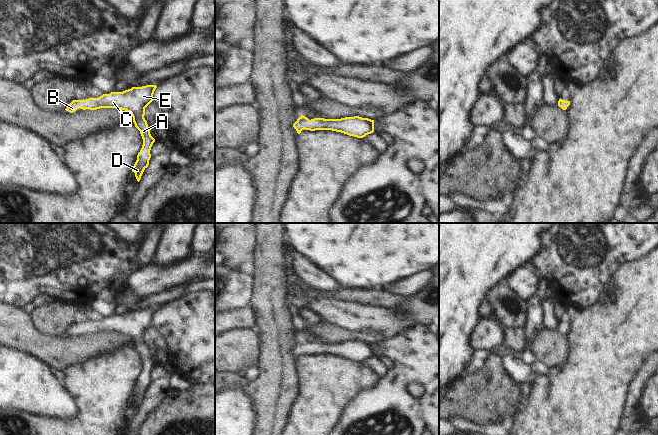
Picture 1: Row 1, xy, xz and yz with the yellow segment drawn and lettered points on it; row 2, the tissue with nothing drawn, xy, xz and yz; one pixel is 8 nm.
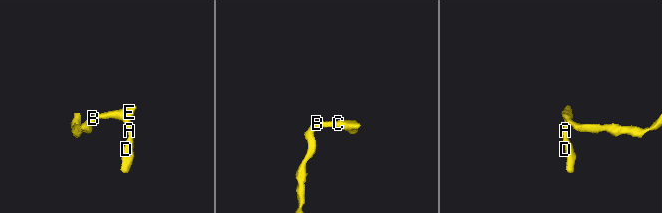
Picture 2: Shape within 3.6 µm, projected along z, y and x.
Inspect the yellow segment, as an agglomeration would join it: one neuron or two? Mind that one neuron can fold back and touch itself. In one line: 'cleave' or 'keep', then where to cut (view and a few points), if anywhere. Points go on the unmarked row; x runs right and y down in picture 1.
keep; no cut

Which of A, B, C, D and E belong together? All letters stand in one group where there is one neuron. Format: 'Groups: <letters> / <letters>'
Groups: A B C D E.

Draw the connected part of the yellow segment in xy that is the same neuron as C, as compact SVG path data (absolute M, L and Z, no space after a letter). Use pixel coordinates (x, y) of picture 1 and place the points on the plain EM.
M146 309L142 311L132 311L123 316L111 316L103 318L98 322L89 322L86 324L73 324L66 335L73 337L77 333L96 334L100 332L118 332L130 336L133 341L135 351L140 355L143 363L143 369L137 379L137 384L133 390L132 396L139 406L144 394L149 389L151 382L150 374L155 366L151 360L147 345L144 342L145 332L153 325L153 318L156 309Z

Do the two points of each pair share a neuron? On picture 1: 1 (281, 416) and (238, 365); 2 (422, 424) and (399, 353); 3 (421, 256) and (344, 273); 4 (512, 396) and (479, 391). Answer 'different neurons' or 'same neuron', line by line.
1: different neurons
2: same neuron
3: same neuron
4: same neuron

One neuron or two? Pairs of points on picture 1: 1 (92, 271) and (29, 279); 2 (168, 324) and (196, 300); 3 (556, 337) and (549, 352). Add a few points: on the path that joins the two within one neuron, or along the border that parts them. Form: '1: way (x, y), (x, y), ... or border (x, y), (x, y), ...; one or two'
1: way (76, 271), (45, 271); one
2: way (175, 321), (189, 307); one
3: way (554, 341), (552, 348); one

